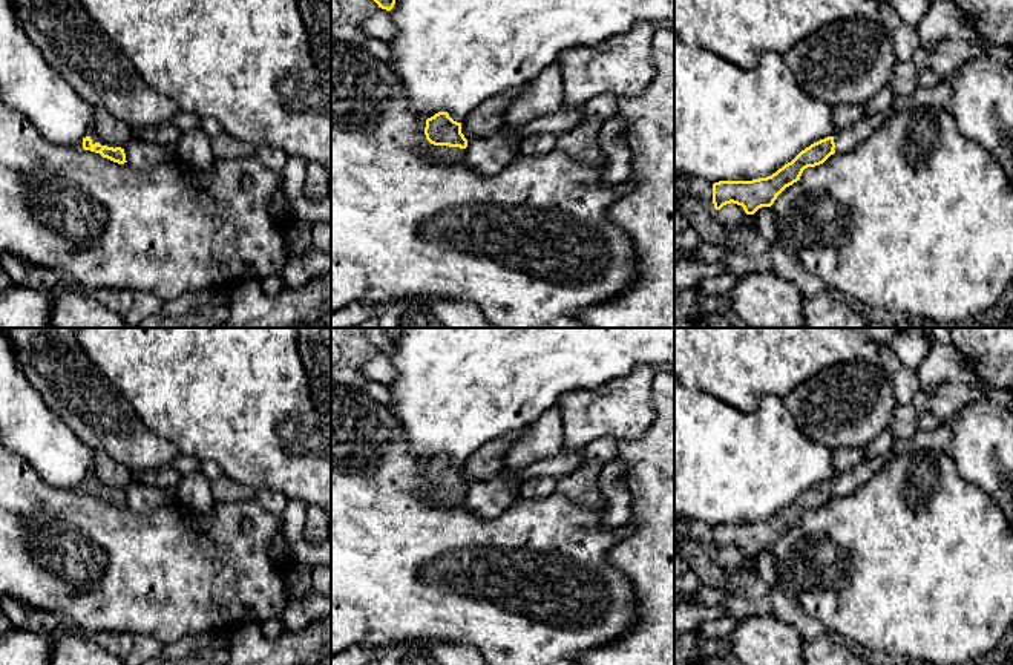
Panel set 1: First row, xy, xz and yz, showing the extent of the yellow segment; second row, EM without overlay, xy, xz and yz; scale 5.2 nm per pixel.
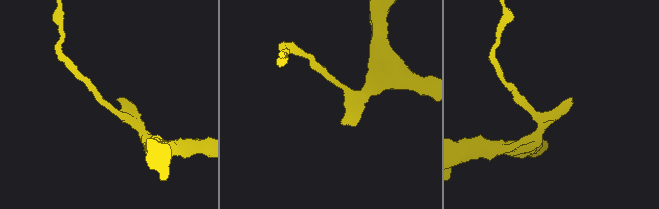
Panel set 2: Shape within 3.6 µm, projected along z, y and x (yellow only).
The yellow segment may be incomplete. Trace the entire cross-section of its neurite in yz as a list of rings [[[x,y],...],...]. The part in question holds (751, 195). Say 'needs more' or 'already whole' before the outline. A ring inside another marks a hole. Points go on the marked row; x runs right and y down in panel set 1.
needs more | [[[890,109],[875,115],[864,115],[860,121],[820,139],[802,150],[791,162],[775,173],[752,181],[719,181],[713,184],[713,204],[720,210],[726,204],[742,205],[746,215],[762,207],[771,207],[777,196],[797,182],[808,167],[823,164],[834,153],[854,152],[867,136],[893,116]]]

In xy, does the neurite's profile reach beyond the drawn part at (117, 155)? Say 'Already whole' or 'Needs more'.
Needs more

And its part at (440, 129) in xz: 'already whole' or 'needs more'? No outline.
needs more

